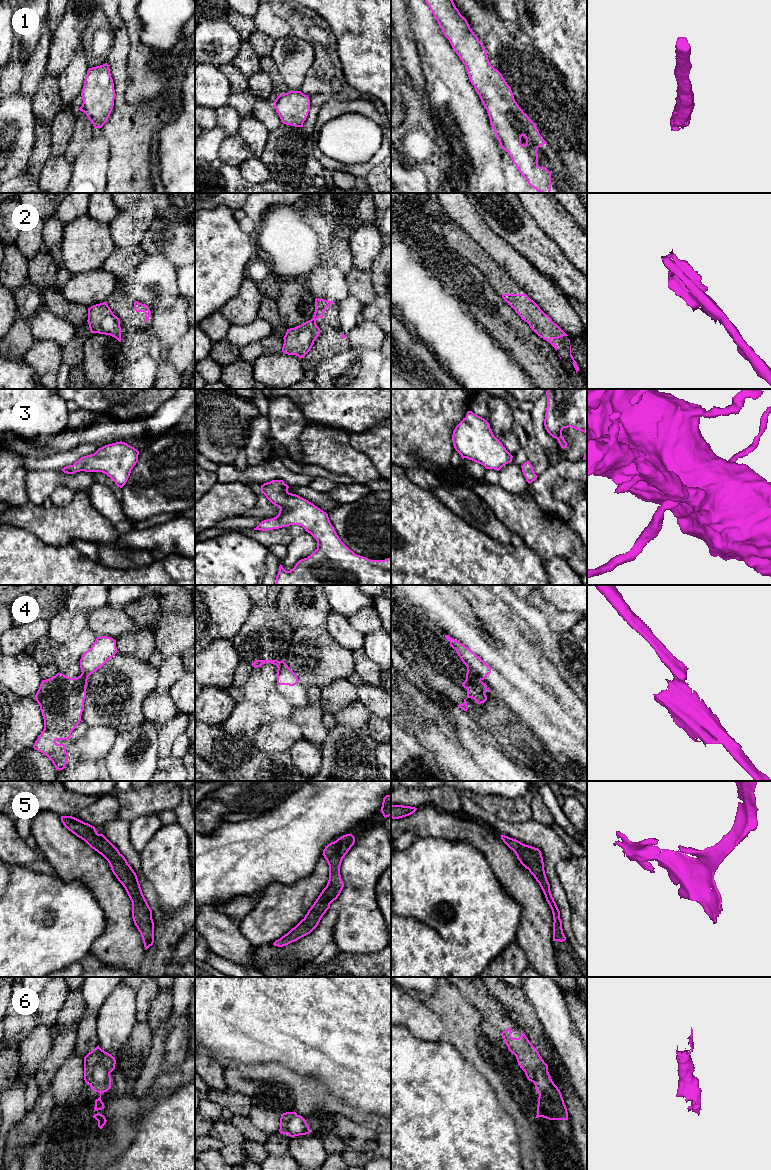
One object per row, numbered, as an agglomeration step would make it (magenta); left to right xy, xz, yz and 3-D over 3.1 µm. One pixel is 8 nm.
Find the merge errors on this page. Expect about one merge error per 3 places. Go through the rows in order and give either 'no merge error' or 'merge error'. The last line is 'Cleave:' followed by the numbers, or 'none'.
1: no merge error
2: no merge error
3: no merge error
4: merge error
5: no merge error
6: no merge error
Cleave: 4

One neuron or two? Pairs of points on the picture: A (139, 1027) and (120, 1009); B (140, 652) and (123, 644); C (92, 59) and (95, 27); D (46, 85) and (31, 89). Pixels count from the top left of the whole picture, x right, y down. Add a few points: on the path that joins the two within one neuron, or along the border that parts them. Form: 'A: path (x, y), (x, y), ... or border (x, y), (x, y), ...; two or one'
A: border (136, 1020), (131, 1033); two
B: path (136, 648), (132, 644), (127, 644); one
C: path (89, 51), (89, 35); one
D: border (45, 73), (32, 100); two

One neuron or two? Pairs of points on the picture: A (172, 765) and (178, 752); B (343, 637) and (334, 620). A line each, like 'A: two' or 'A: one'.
A: one
B: one

